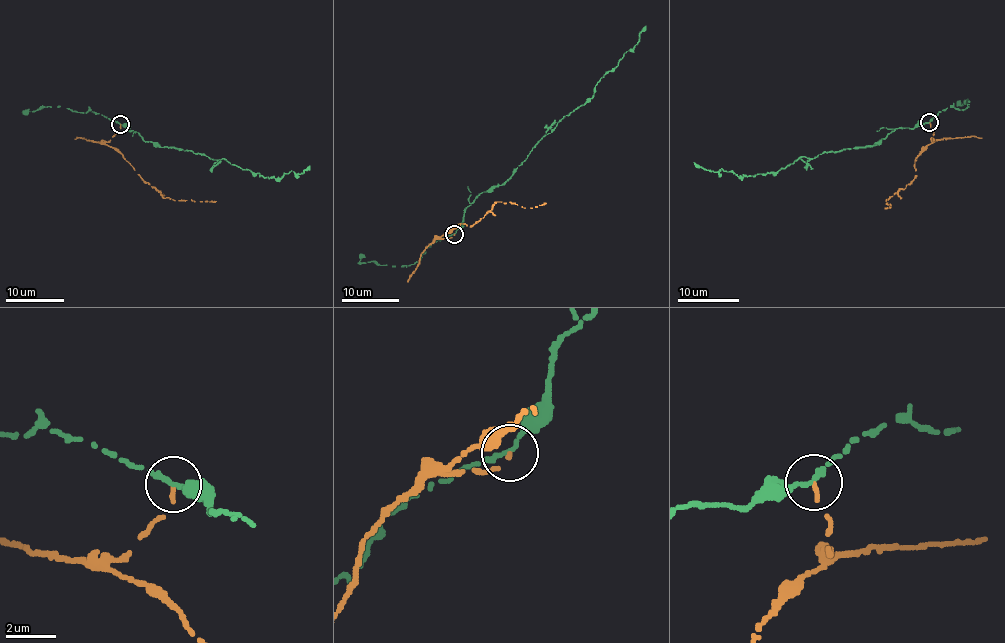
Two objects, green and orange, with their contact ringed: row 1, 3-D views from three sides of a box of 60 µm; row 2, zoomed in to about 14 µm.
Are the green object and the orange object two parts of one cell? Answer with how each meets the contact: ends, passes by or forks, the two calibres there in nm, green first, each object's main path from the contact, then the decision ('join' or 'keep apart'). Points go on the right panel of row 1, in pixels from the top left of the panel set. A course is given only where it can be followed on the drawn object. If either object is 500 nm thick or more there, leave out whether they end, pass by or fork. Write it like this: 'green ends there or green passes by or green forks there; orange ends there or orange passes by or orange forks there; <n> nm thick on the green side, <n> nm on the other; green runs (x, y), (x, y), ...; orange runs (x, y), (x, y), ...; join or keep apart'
green passes by; orange ends there; 190 nm thick on the green side, 150 nm on the other; green runs (929, 122), (896, 129), (877, 144), (800, 157), (777, 172), (739, 177), (722, 168), (709, 170), (693, 162); orange runs (929, 122), (934, 133), (933, 141), (915, 162), (916, 176), (887, 200), (885, 203), (891, 206), (885, 208); keep apart

